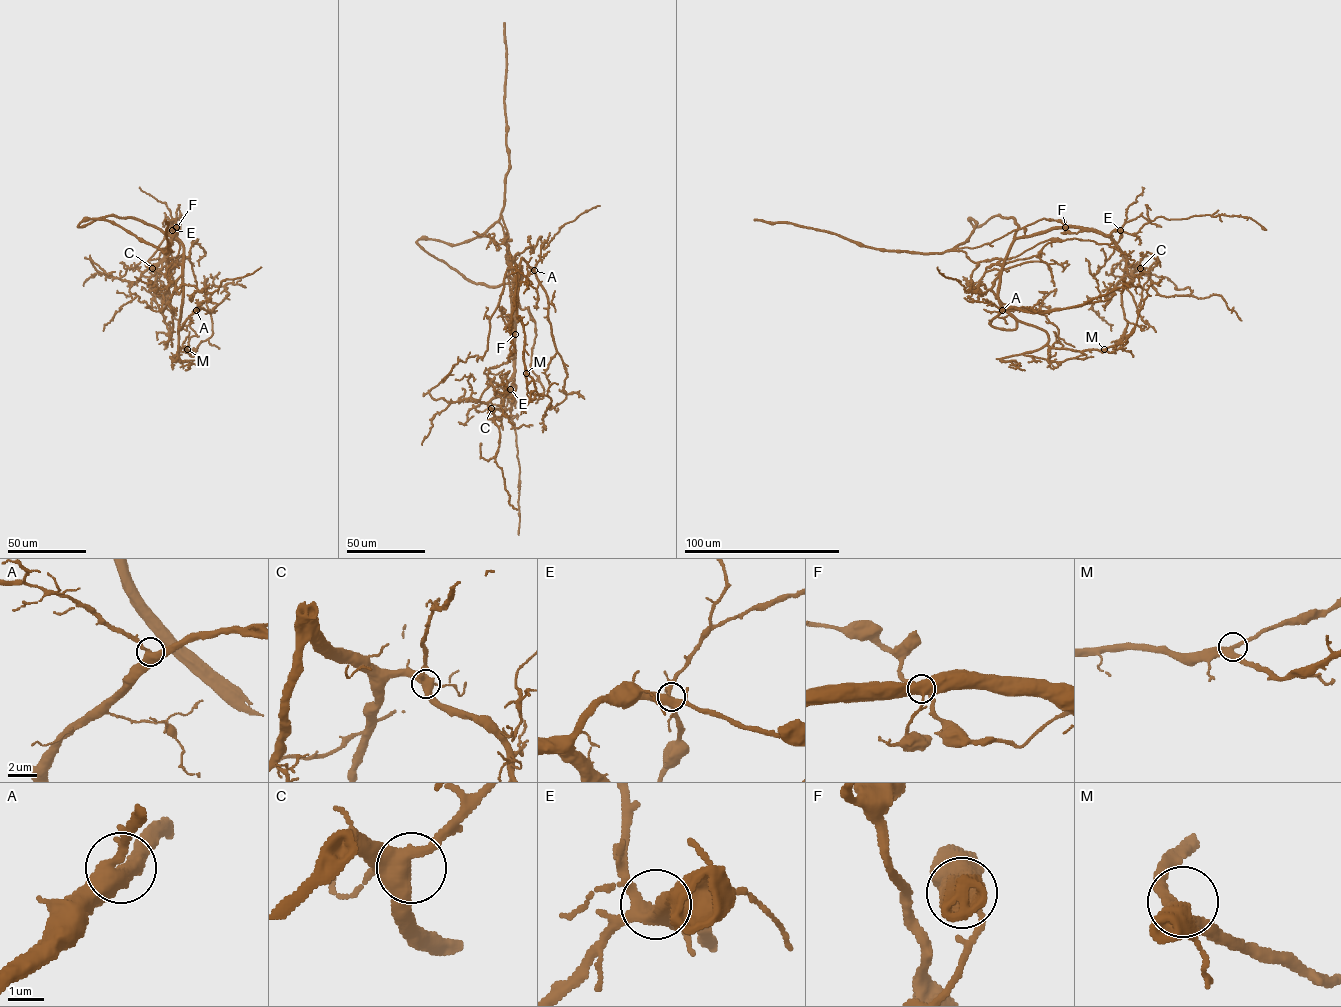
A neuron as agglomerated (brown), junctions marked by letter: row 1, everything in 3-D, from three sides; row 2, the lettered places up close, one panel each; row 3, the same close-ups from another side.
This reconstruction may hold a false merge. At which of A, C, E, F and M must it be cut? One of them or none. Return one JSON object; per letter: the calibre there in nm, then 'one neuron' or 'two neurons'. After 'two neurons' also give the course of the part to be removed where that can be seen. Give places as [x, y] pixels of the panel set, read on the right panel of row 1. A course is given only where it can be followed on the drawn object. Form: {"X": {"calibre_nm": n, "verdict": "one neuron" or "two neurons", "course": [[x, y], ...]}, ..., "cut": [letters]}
{"A": {"calibre_nm": 460, "verdict": "one neuron"}, "C": {"calibre_nm": 480, "verdict": "one neuron"}, "E": {"calibre_nm": 400, "verdict": "one neuron"}, "F": {"calibre_nm": 700, "verdict": "one neuron"}, "M": {"calibre_nm": 400, "verdict": "one neuron"}, "cut": []}

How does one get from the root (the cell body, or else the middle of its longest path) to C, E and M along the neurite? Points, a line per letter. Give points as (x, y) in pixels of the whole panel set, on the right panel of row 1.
C: (1014, 219), (1018, 224), (1016, 238), (1056, 228), (1096, 229), (1115, 243), (1129, 264), (1140, 268)
E: (1014, 219), (1018, 224), (1016, 238), (1069, 227), (1094, 229), (1106, 235), (1120, 230)
M: (1014, 219), (1018, 229), (1001, 274), (999, 303), (1017, 320), (1042, 329), (1051, 347), (1080, 351), (1104, 349)

